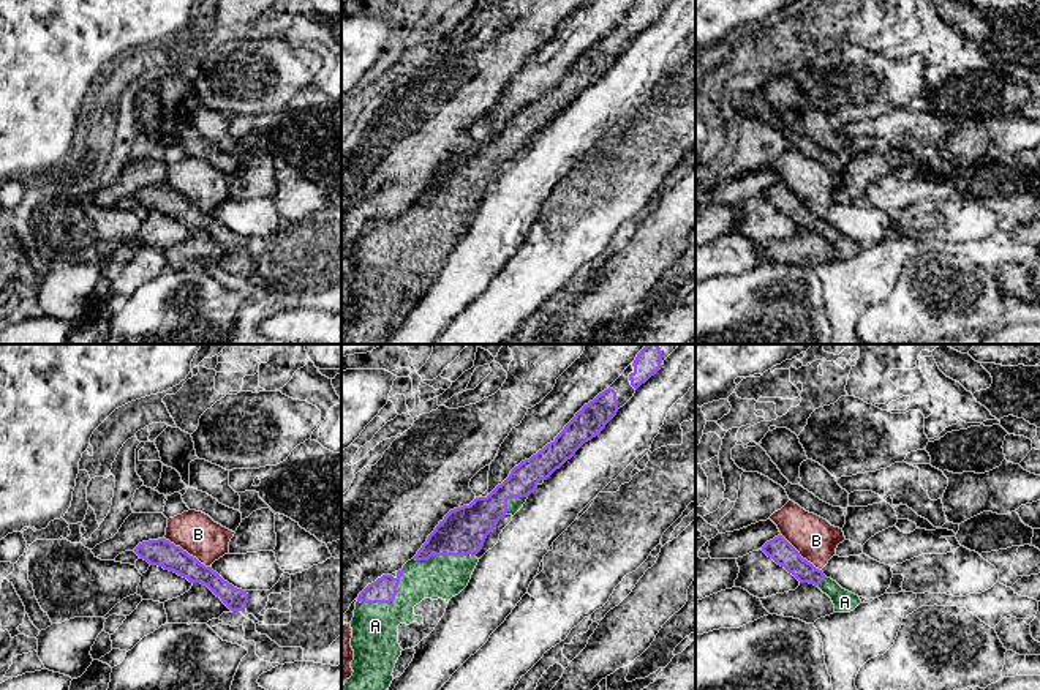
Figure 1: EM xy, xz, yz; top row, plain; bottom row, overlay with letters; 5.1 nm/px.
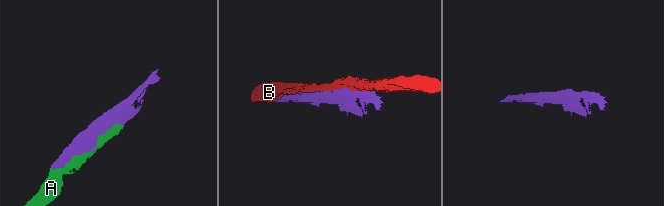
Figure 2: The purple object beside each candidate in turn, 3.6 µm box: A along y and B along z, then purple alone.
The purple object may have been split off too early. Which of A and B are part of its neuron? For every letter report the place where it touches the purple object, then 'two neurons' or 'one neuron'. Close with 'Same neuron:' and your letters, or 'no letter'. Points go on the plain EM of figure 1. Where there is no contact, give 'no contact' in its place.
A: meets purple in xz at (391, 247); one neuron
B: meets purple in xy at (187, 199); two neurons
Same neuron: A

